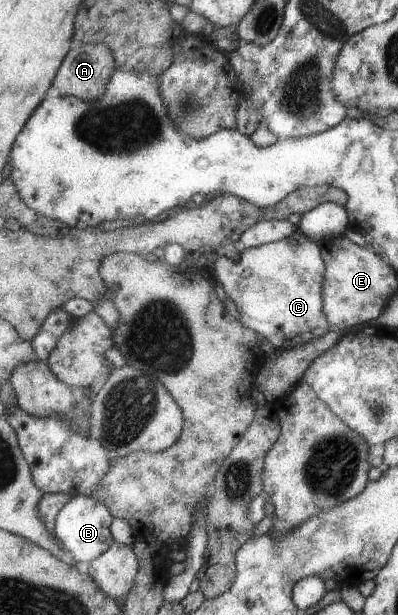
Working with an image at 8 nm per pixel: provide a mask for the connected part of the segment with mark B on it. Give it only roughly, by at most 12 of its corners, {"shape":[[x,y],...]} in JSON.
{"shape":[[74,494],[55,514],[54,536],[74,561],[111,545],[114,517]]}

